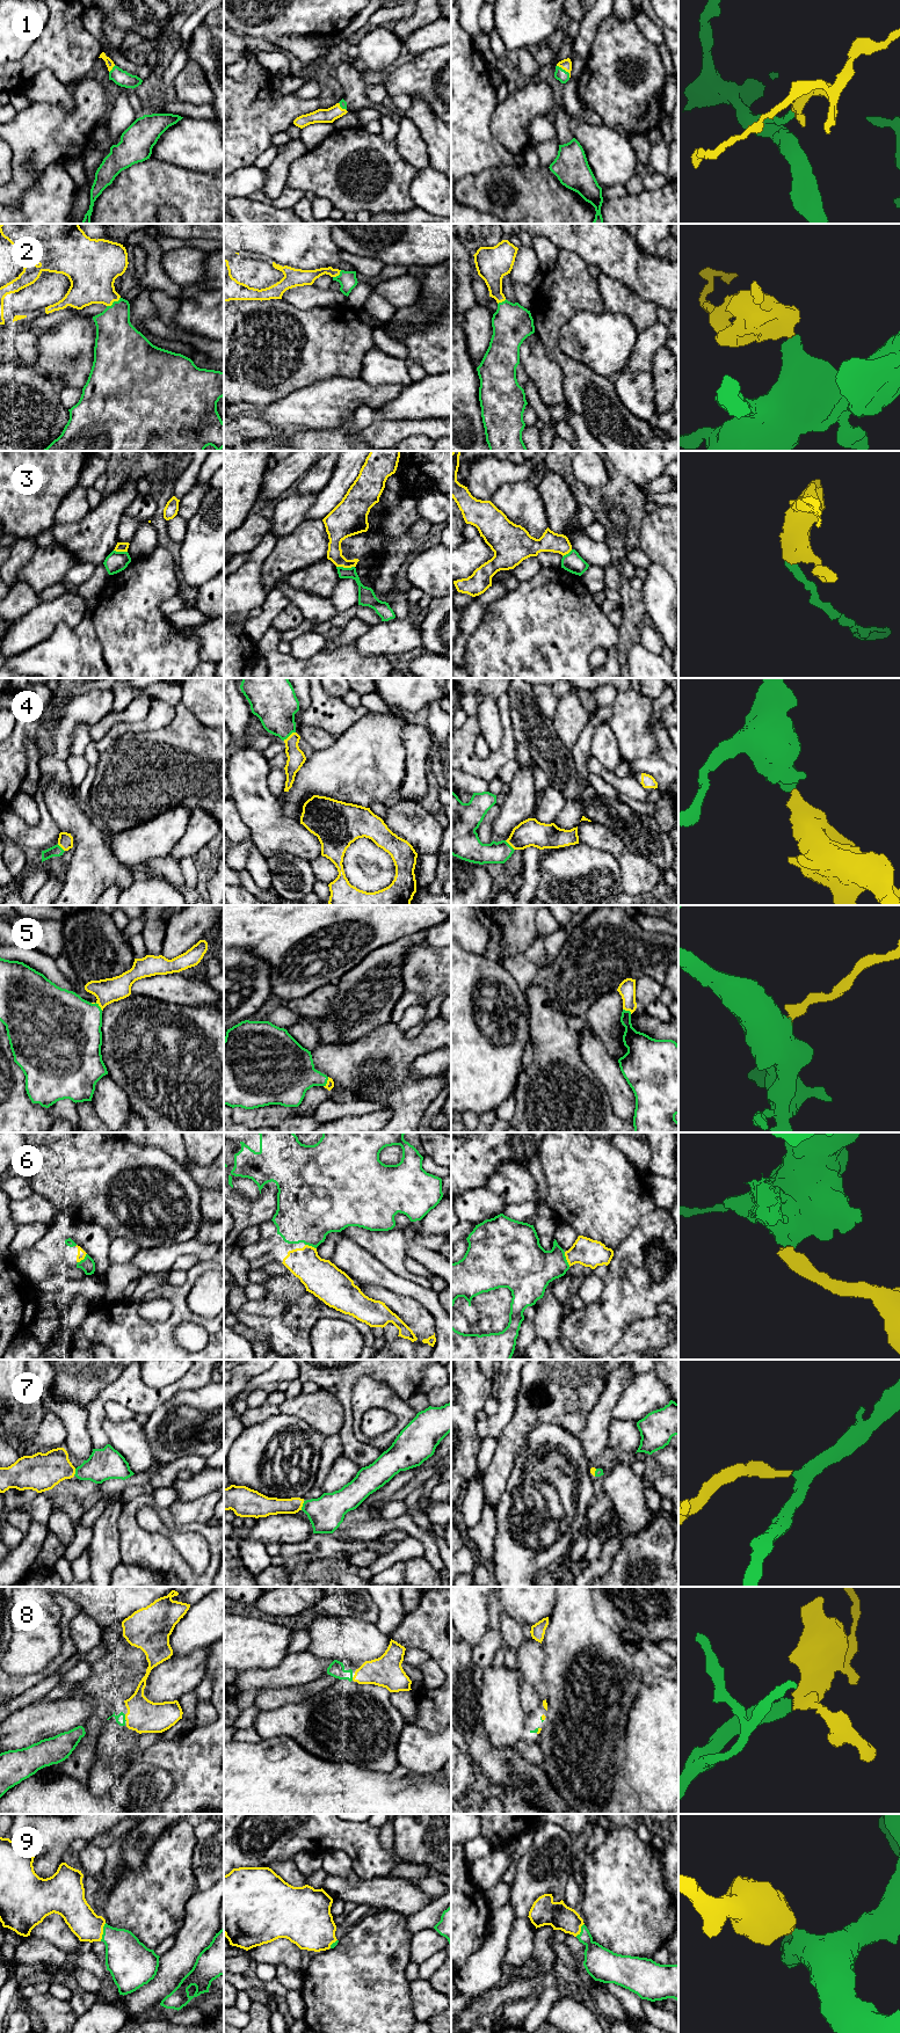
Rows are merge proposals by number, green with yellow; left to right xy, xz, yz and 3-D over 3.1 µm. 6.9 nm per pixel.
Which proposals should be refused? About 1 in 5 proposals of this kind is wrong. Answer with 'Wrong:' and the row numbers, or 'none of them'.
Wrong: 3

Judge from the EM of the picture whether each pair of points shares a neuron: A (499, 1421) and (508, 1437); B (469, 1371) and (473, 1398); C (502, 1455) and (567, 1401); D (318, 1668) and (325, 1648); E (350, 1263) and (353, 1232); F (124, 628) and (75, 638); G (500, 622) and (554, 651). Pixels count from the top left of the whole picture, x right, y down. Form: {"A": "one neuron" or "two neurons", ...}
{"A": "two neurons", "B": "one neuron", "C": "one neuron", "D": "two neurons", "E": "two neurons", "F": "two neurons", "G": "one neuron"}

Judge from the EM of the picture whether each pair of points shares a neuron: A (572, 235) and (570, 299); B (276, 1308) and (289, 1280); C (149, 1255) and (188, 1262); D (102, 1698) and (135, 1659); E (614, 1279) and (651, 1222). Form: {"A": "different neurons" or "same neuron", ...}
{"A": "different neurons", "B": "different neurons", "C": "different neurons", "D": "same neuron", "E": "same neuron"}

